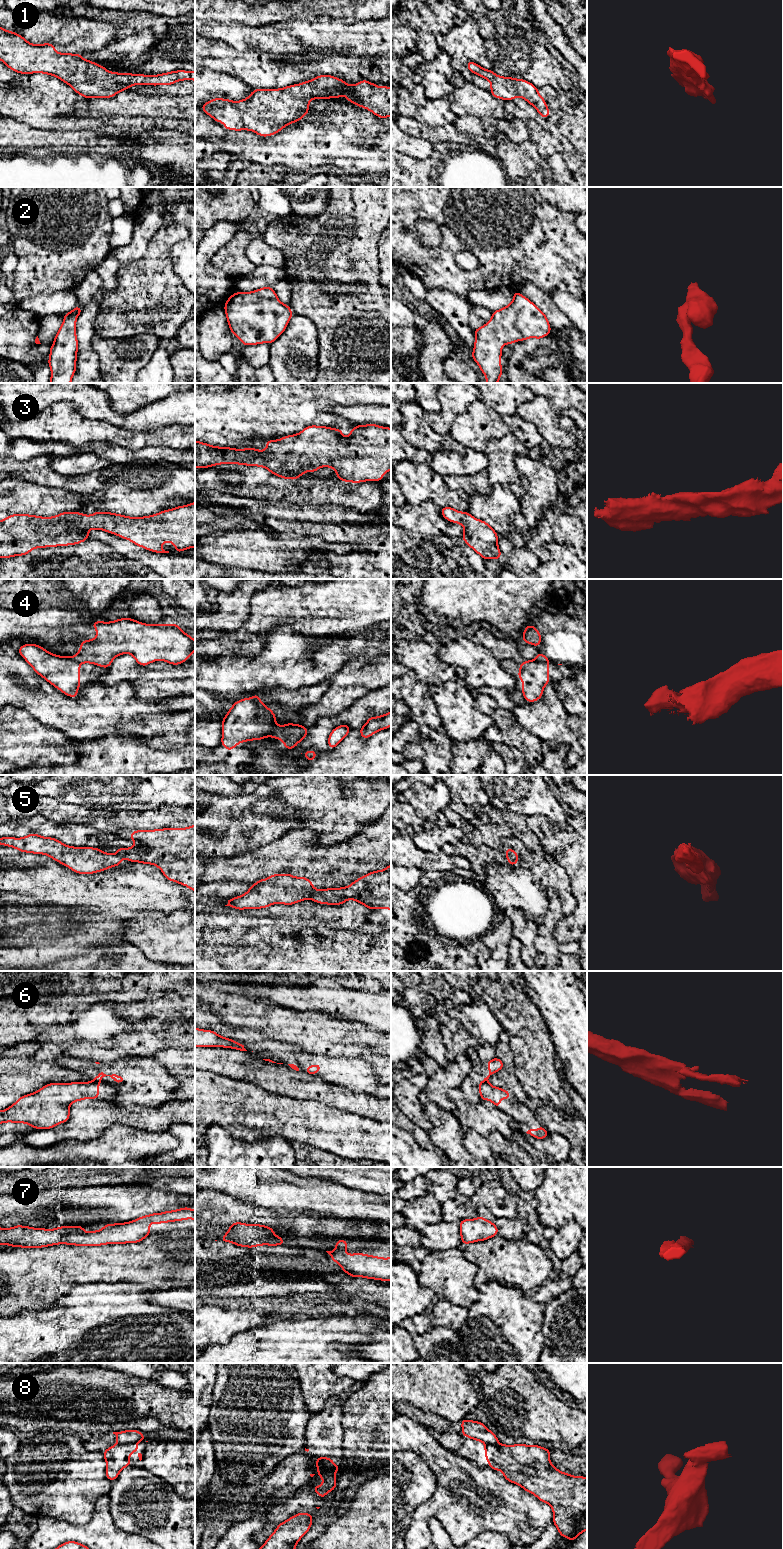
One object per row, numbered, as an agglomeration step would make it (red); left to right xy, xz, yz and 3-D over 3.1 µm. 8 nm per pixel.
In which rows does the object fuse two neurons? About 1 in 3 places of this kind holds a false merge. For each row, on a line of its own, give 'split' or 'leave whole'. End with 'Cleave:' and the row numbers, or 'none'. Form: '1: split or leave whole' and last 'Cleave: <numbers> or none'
1: leave whole
2: leave whole
3: leave whole
4: split
5: split
6: split
7: leave whole
8: split
Cleave: 4, 5, 6, 8

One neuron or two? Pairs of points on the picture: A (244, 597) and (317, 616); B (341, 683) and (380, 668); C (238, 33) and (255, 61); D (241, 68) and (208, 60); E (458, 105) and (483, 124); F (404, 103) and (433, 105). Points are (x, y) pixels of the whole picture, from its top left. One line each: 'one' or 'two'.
A: two
B: one
C: two
D: one
E: two
F: one

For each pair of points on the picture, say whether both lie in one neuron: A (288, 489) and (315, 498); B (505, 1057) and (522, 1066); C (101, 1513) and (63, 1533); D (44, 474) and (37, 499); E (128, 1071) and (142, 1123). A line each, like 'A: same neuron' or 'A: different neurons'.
A: same neuron
B: different neurons
C: same neuron
D: different neurons
E: different neurons

